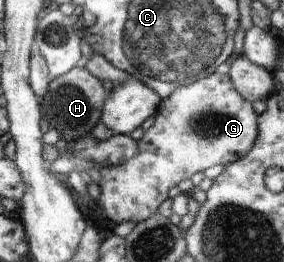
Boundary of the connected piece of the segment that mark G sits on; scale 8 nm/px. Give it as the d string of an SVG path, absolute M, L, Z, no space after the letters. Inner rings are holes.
M211 72L207 77L177 87L157 112L155 123L136 141L137 155L116 166L103 166L99 173L100 195L97 203L111 221L144 222L160 213L169 191L185 179L193 179L209 167L227 166L252 149L257 139L257 113L237 91L229 75Z

